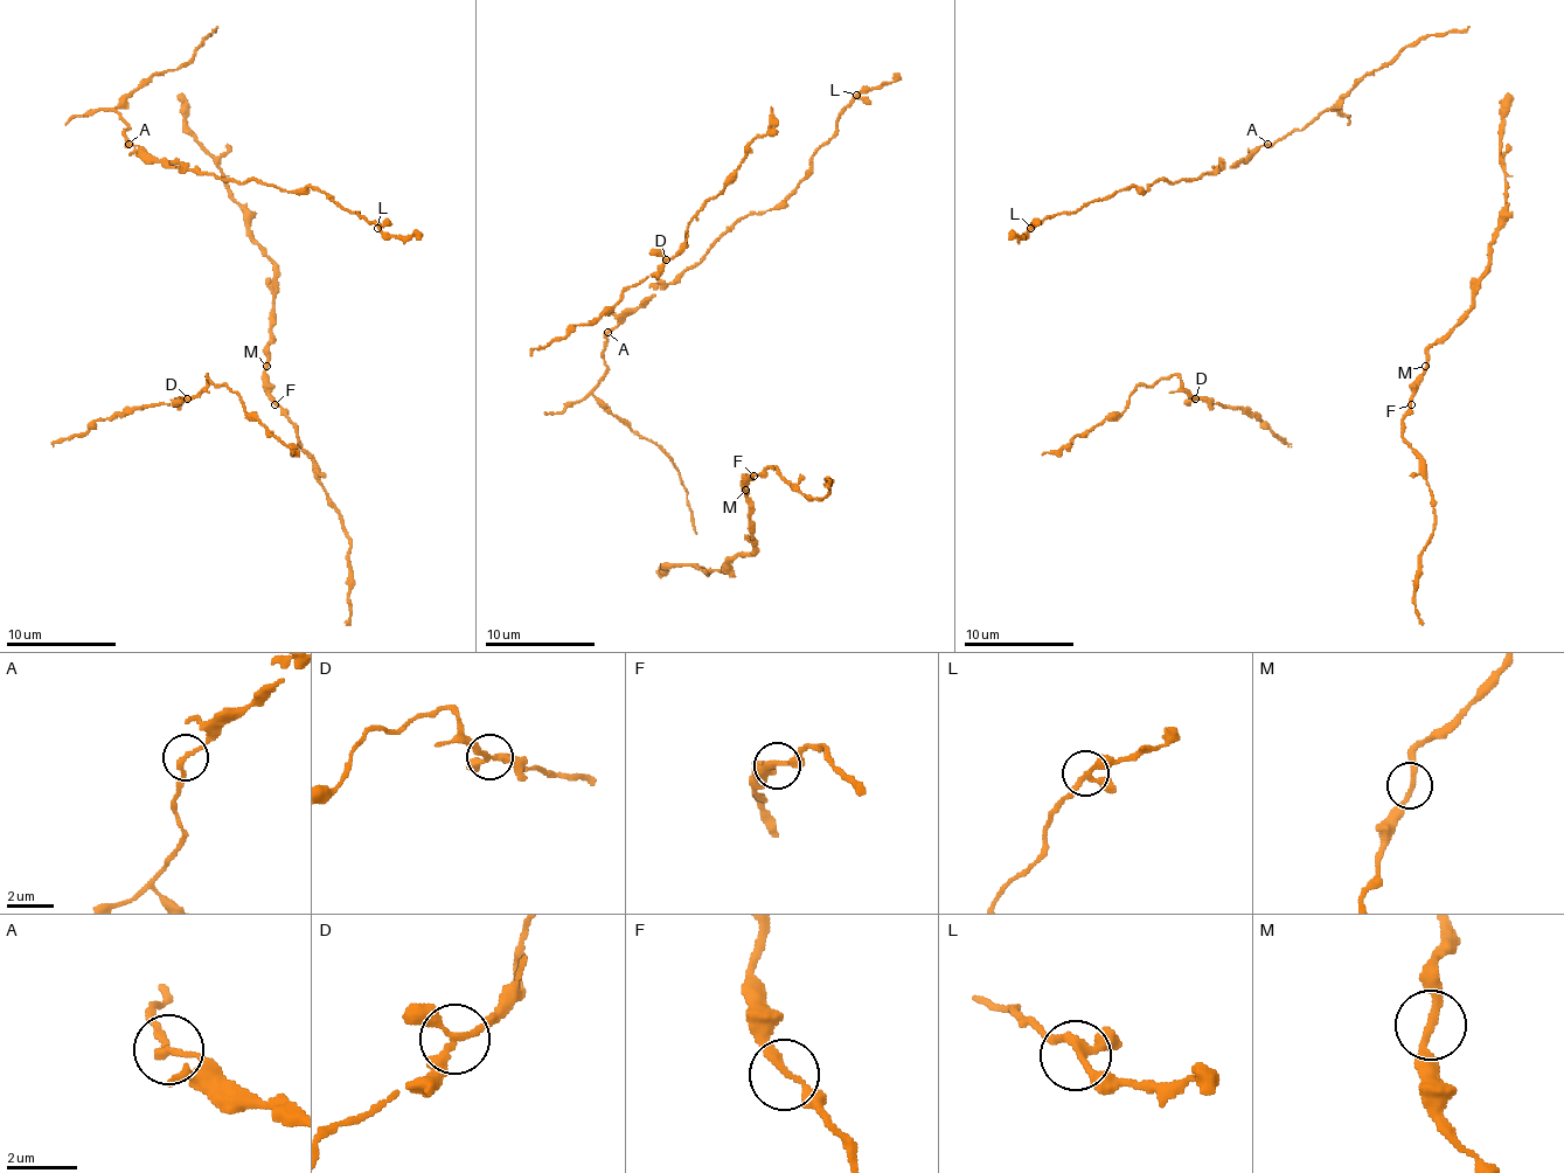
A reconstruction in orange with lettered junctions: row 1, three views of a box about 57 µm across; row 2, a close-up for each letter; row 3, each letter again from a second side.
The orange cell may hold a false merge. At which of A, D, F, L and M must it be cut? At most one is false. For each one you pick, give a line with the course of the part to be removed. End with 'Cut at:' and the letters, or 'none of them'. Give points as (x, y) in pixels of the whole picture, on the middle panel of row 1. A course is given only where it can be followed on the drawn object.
Cut at: none of them

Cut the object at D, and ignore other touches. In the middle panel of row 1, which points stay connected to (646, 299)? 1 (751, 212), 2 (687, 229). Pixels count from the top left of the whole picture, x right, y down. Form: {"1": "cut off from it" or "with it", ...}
{"1": "with it", "2": "cut off from it"}

